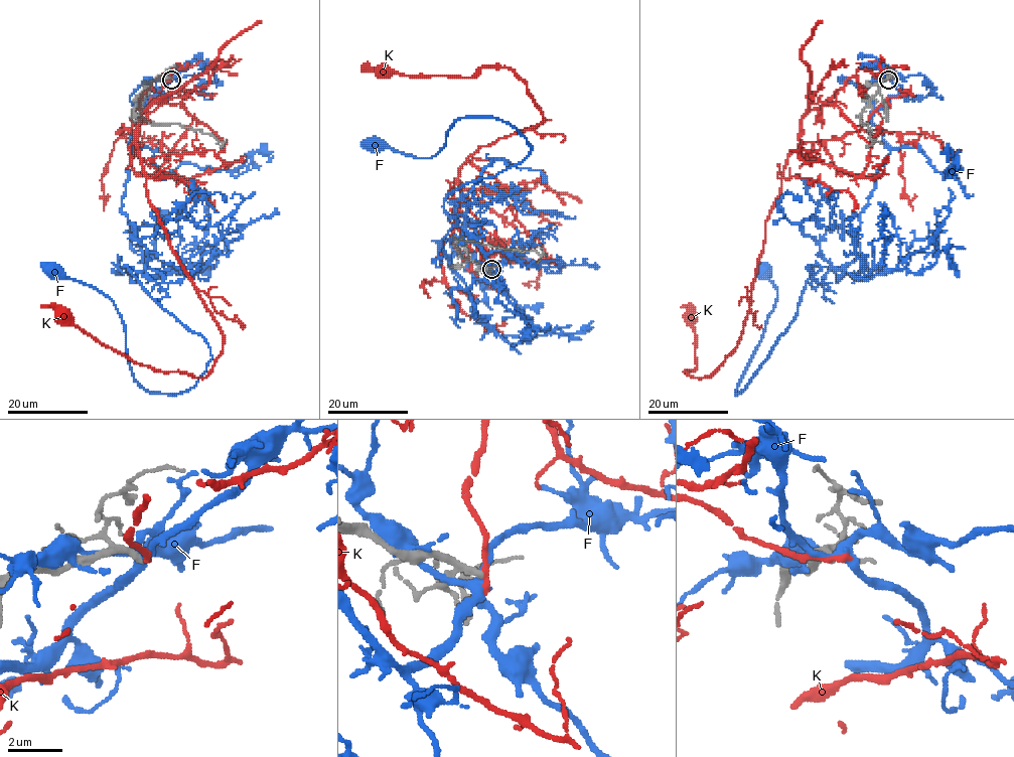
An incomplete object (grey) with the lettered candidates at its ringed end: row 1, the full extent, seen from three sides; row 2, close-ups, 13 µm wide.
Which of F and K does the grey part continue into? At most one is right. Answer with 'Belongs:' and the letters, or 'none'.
Belongs: none

